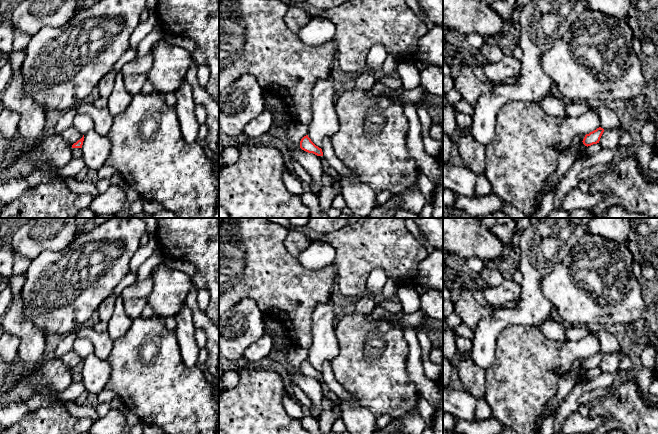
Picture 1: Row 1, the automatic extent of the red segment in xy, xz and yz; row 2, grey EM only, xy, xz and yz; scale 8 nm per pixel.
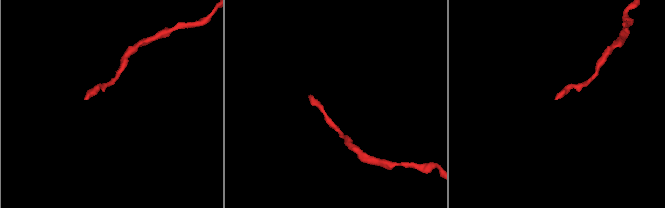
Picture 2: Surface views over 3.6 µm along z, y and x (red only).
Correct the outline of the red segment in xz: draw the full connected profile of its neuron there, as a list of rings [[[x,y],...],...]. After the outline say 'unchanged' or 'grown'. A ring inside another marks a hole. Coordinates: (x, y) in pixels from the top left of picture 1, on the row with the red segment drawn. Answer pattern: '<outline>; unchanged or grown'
[[[308,135],[301,139],[300,148],[308,153],[313,153],[317,156],[323,156],[322,149],[316,146],[308,137]]]; unchanged

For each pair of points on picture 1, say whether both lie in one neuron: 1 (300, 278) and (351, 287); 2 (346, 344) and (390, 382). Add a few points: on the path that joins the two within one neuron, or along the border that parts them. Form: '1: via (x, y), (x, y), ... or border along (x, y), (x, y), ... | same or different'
1: border along (333, 265), (336, 275) | different
2: via (357, 351), (379, 373) | same

